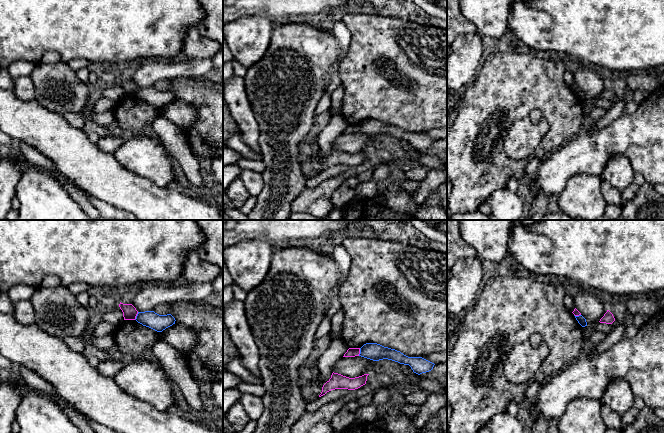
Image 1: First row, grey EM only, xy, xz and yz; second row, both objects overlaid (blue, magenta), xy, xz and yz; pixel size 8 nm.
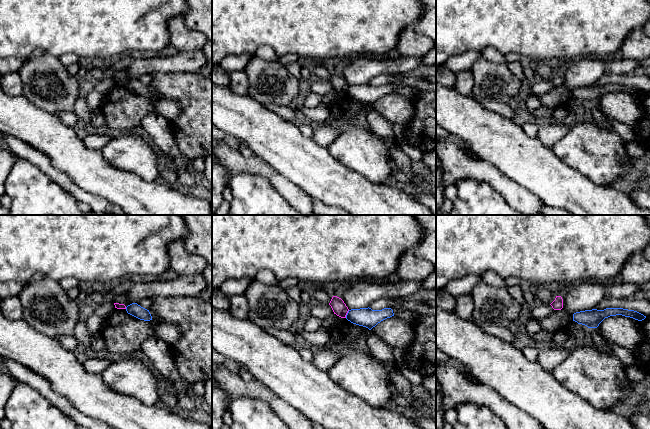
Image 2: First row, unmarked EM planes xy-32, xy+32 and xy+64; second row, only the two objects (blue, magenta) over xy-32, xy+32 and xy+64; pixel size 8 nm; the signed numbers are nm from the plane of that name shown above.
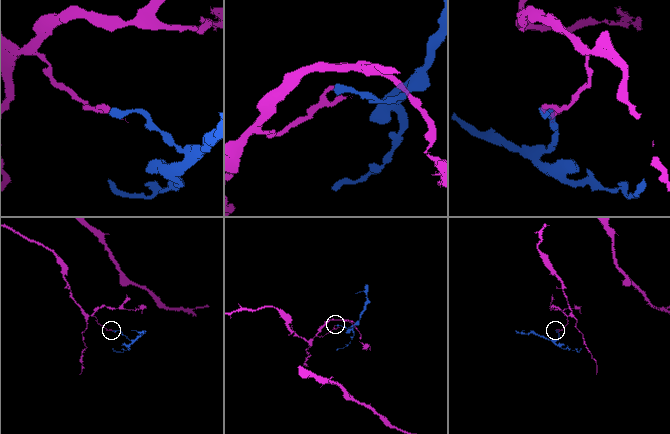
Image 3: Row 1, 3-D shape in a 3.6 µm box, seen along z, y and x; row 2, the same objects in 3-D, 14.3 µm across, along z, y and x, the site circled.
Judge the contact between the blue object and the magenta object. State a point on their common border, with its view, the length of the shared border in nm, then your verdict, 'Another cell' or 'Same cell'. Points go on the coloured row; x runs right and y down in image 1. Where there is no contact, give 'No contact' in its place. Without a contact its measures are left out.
Touches blue at xy (136, 316). Shared border 70 nm. Another cell

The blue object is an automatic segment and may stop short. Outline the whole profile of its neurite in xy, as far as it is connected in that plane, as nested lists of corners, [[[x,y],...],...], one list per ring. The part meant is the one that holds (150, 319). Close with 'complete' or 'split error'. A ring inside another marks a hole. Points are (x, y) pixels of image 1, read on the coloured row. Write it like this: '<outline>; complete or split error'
[[[154,311],[138,312],[135,320],[143,326],[149,327],[157,332],[162,332],[175,324],[176,321],[171,314],[159,315]]]; complete

